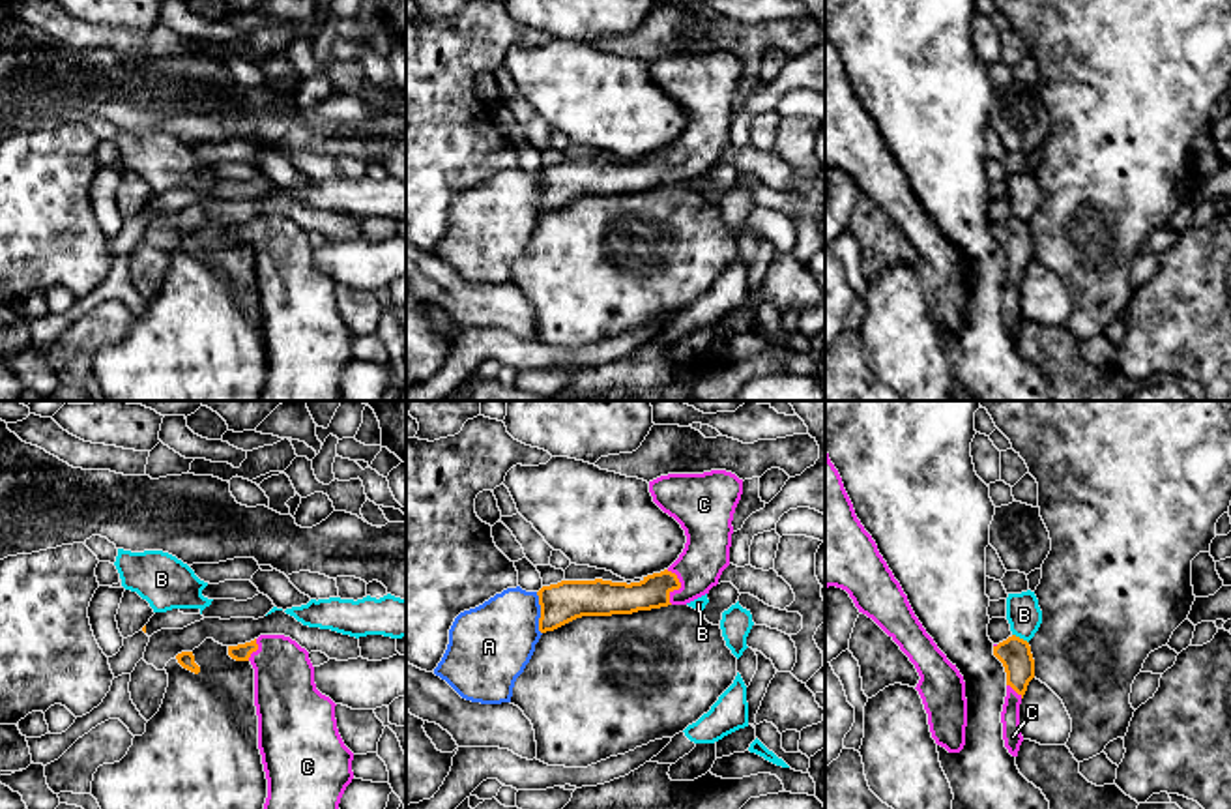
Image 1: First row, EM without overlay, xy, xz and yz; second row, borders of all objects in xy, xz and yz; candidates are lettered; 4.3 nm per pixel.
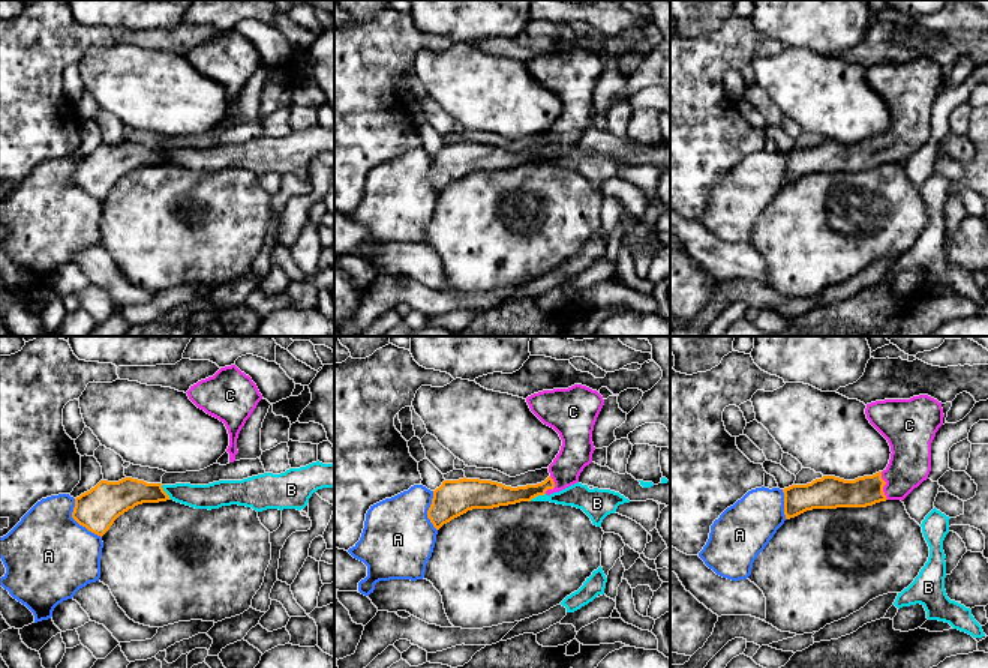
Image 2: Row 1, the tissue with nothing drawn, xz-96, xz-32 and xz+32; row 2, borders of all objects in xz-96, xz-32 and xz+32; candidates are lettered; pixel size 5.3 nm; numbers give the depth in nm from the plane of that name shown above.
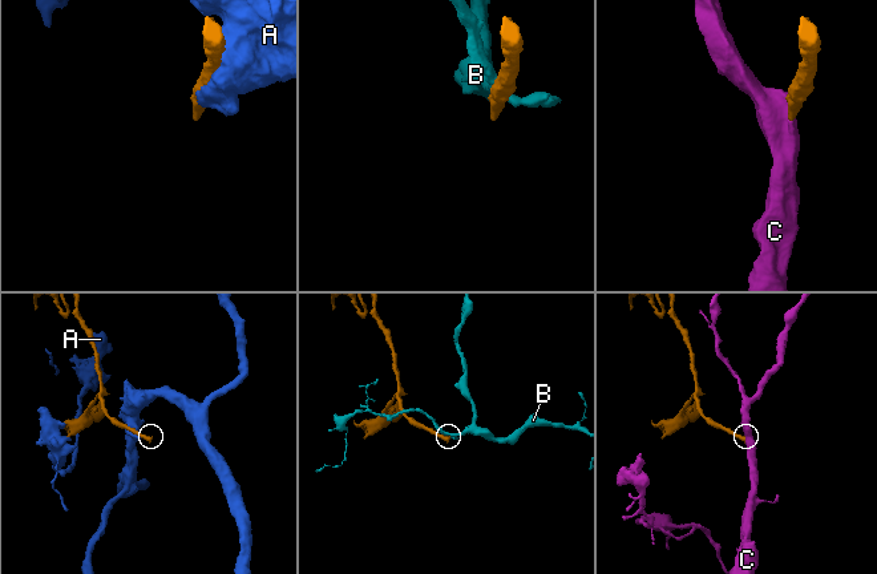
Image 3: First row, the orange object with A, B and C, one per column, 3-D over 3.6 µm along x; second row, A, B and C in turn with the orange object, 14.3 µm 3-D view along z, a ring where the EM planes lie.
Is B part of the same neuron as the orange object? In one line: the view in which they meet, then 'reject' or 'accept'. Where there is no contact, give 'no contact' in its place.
yz | reject

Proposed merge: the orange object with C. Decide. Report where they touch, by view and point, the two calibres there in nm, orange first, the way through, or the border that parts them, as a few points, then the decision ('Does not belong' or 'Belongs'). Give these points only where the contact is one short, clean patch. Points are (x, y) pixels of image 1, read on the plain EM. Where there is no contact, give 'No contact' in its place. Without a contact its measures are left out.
Touches orange at xz (680, 167). Thickness 140 nm (orange) against 200 nm. Path across: xz (653, 173), (680, 167), (706, 135). Belongs

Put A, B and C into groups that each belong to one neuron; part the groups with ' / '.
A / B / C

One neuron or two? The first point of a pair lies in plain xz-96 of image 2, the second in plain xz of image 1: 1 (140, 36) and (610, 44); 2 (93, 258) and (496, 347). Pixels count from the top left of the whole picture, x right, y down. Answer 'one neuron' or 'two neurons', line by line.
1: one neuron
2: two neurons

